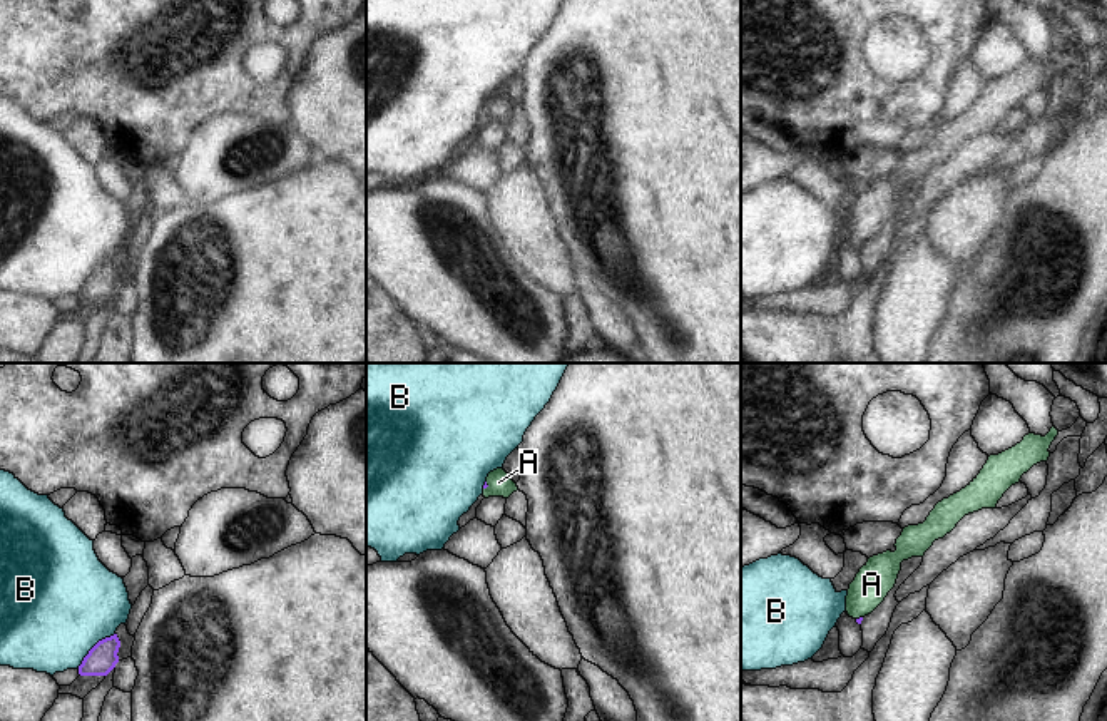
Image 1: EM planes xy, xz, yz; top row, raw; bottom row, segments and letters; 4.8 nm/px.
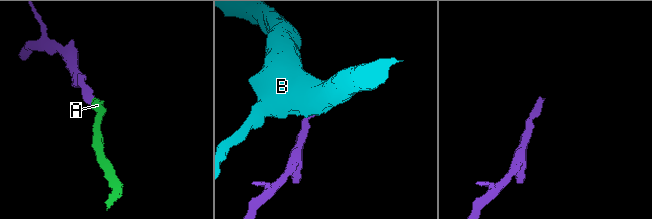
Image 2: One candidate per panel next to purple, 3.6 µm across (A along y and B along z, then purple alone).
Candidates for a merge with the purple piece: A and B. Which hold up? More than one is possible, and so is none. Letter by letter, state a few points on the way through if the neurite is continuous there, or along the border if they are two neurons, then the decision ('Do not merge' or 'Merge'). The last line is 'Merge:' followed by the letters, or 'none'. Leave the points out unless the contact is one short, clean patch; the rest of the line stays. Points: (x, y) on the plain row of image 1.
A: Path across: xz (485, 111), (487, 111), (499, 107). Merge
B: Do not merge
Merge: A.

